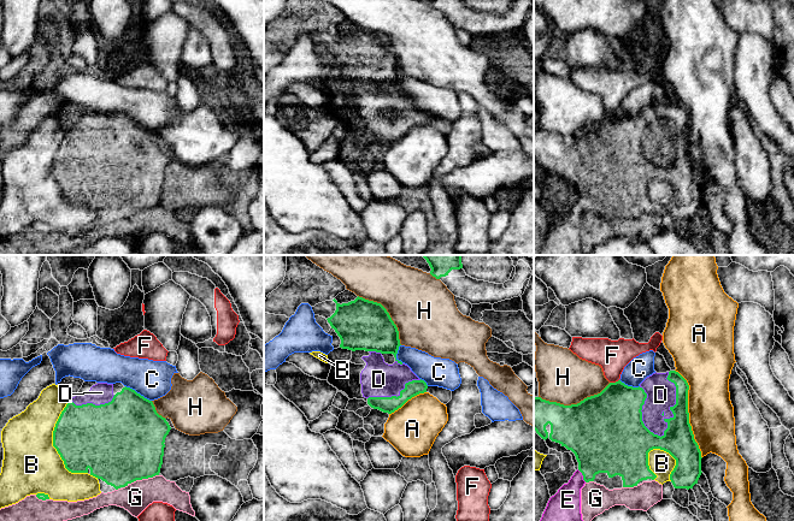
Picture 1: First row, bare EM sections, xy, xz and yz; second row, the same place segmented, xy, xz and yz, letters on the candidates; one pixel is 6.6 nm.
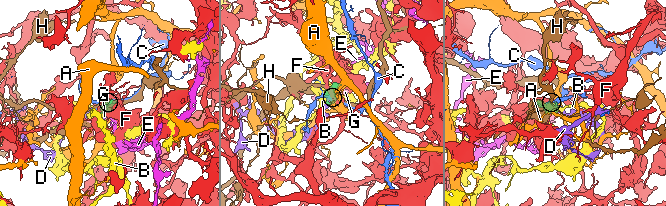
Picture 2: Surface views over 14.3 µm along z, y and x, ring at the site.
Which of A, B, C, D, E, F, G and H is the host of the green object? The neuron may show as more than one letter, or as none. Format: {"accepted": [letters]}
{"accepted": ["D", "E"]}

